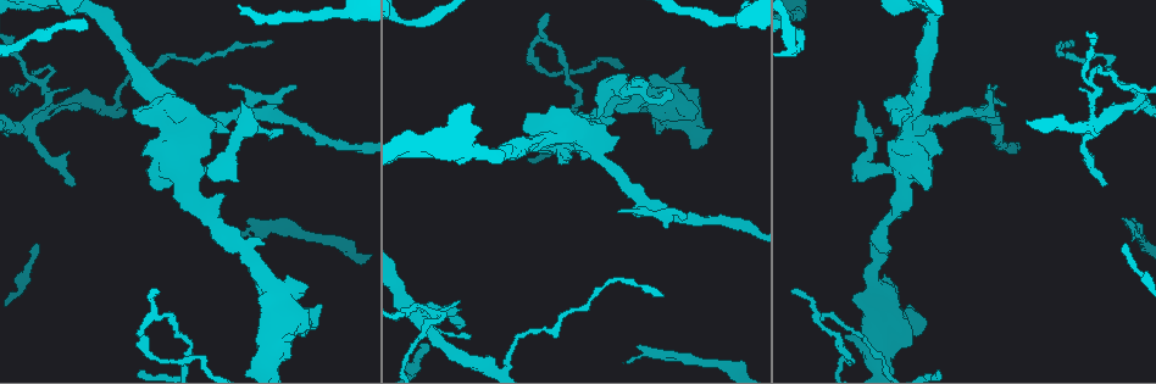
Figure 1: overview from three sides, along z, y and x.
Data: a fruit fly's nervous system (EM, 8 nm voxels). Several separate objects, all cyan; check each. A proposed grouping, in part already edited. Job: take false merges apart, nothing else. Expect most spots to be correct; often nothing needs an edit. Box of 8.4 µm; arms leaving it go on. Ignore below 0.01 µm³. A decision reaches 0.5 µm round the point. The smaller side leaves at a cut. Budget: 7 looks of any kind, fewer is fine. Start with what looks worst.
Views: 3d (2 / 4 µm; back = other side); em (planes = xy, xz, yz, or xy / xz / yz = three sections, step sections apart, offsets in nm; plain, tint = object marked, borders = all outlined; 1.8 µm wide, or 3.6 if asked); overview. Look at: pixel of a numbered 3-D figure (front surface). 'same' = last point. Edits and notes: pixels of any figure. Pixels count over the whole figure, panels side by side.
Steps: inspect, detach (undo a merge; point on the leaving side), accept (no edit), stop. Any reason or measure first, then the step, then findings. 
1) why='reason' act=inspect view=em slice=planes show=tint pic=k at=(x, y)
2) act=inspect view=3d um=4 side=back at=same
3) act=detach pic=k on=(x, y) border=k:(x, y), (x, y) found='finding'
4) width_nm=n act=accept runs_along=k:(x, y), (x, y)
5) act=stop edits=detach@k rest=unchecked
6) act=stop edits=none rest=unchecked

why='narrows sharply' act=inspect view=em slice=yz step=8 show=borders pic=1 at=(29, 126)

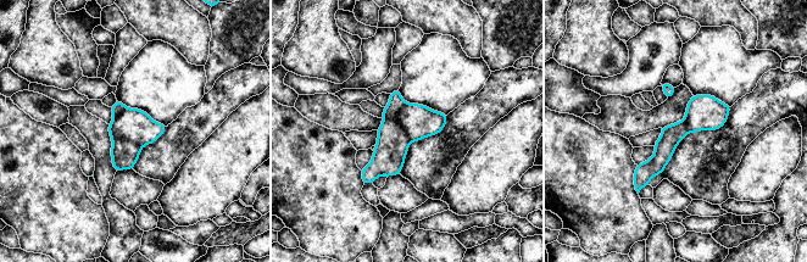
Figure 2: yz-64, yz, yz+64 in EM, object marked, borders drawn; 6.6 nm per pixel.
width_nm=160 act=detach pic=2 on=(124, 154) border=2:(112, 138), (124, 138), (140, 146) found='two neurons meet here'

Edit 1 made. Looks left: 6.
act=inspect view=overview

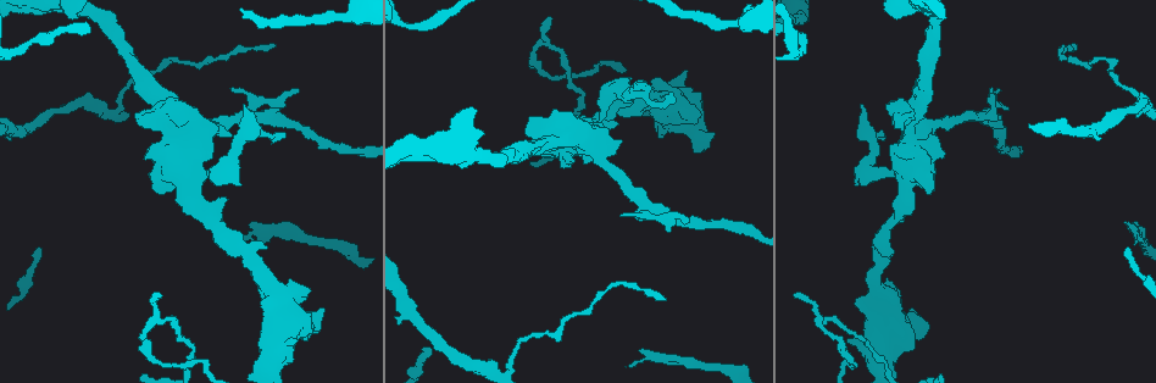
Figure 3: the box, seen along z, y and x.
why='thick turns thin' act=inspect view=3d um=4 side=back pic=3 at=(660, 356)

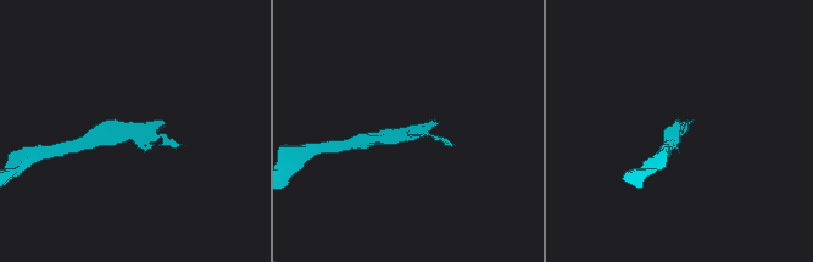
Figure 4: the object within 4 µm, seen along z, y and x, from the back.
act=inspect view=em slice=planes show=plain pic=4 at=(135, 127)

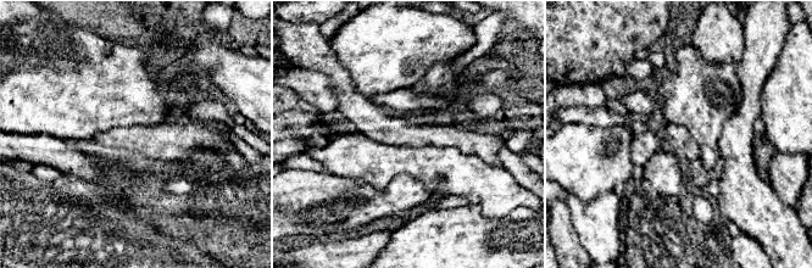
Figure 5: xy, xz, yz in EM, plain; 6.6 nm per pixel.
why='where the object lies' act=inspect view=em slice=planes show=tint at=same

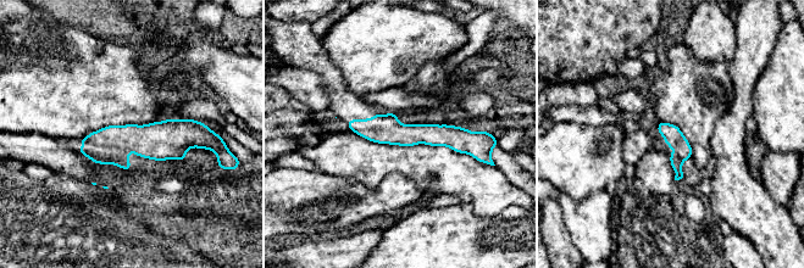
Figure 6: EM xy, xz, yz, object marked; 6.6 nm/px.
act=accept runs_along=6:(350, 123), (473, 141) found='continuous, no second neuron'

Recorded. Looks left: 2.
act=inspect view=3d um=2 side=back pic=3 at=(162, 97)

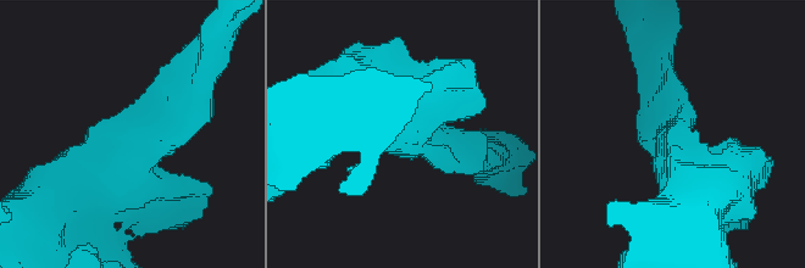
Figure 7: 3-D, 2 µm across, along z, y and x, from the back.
arms=3 arm_widths_nm=240,280,480 why='shape alone is not enough' act=inspect view=em slice=planes show=tint pic=7 at=(672, 149)

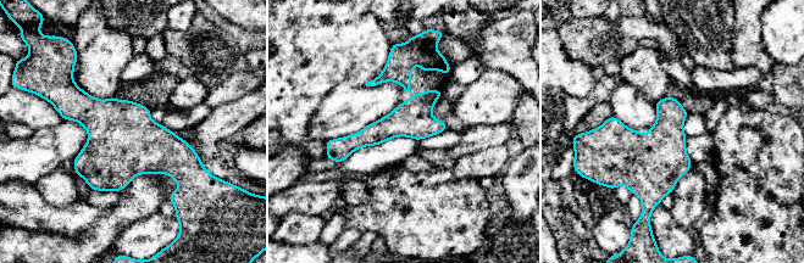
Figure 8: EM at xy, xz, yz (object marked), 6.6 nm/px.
act=accept runs_along=8:(398, 57), (411, 104), (337, 158) found='all the same neuron'

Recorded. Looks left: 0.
act=stop edits=detach@2 rest=unchecked

